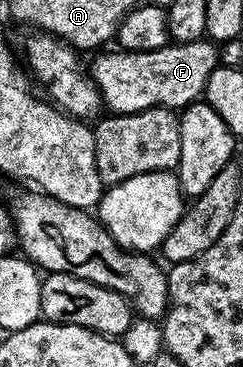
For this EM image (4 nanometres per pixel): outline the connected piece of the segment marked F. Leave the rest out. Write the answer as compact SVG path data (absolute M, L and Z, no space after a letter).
M211 40L172 42L157 50L121 50L97 53L90 77L100 92L101 103L112 114L133 114L146 108L166 106L179 111L203 95L206 80L218 64L218 46Z

